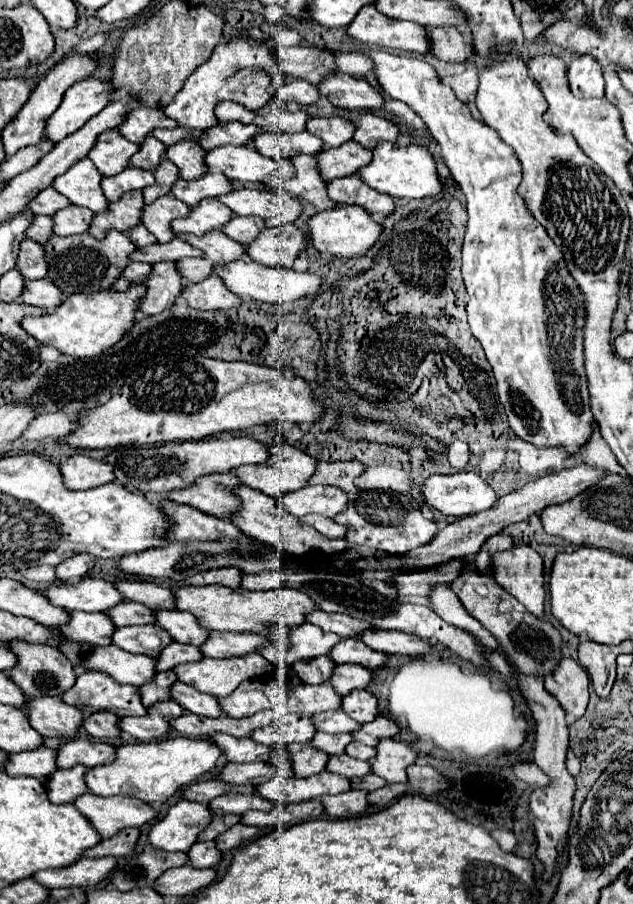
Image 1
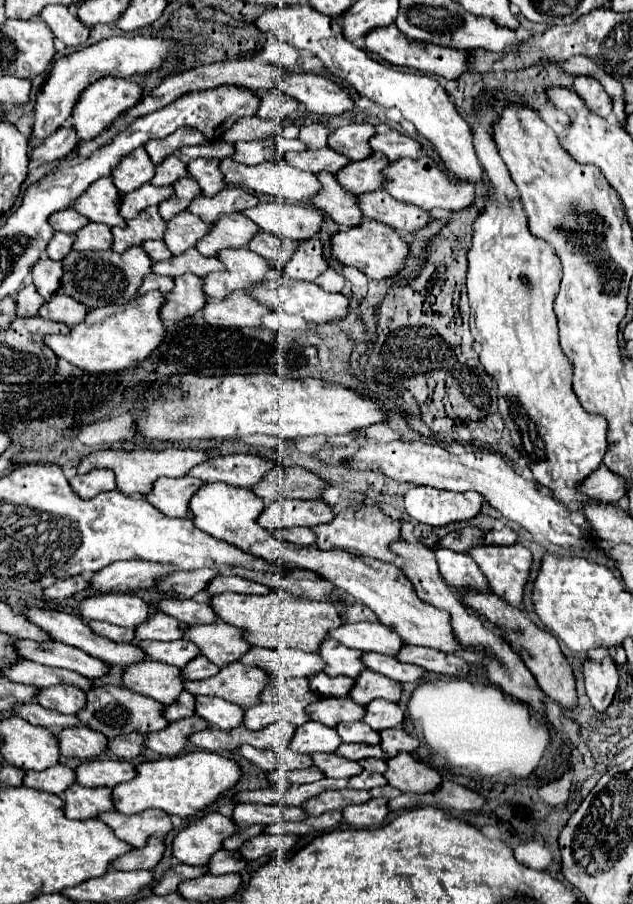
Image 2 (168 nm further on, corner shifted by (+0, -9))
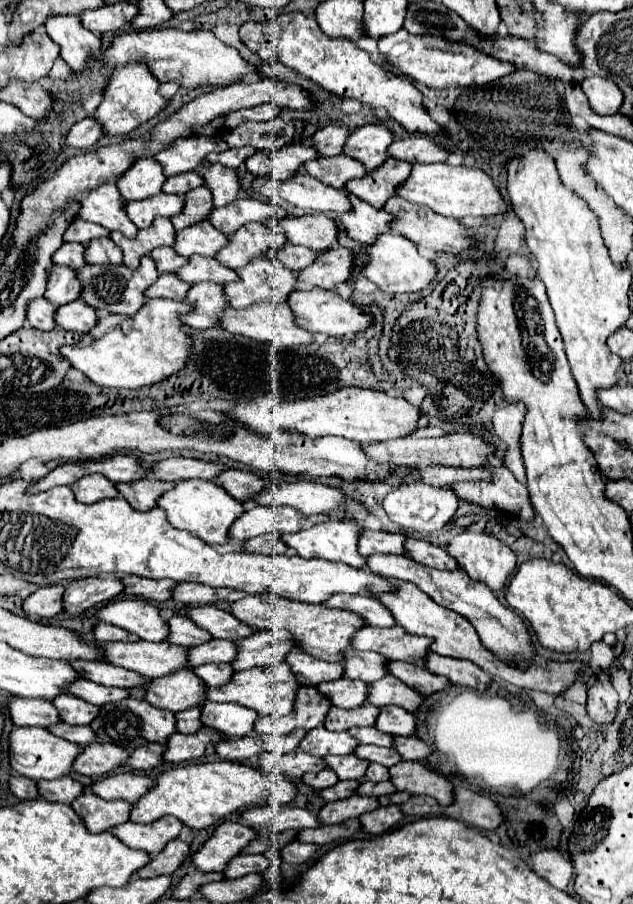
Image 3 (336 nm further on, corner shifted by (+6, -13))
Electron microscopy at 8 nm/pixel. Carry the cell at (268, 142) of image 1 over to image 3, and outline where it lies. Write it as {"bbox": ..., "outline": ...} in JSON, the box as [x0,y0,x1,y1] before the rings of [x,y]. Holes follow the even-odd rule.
{"bbox":[301,154,367,186],"outline":[[[345,154],[331,156],[331,158],[319,156],[315,160],[305,162],[301,170],[311,174],[313,178],[319,178],[321,182],[327,182],[329,186],[345,186],[347,180],[361,178],[367,174],[367,168],[361,162]]]}

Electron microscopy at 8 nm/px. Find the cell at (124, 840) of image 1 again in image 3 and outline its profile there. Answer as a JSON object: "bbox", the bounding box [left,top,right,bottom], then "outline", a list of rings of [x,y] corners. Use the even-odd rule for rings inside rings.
{"bbox":[137,840,189,878],"outline":[[[171,840],[167,842],[167,846],[155,854],[151,858],[151,862],[147,866],[143,866],[141,872],[137,872],[139,878],[153,878],[153,876],[161,876],[161,874],[173,874],[177,870],[177,866],[183,862],[183,858],[189,852],[189,844],[181,842],[181,840]]]}

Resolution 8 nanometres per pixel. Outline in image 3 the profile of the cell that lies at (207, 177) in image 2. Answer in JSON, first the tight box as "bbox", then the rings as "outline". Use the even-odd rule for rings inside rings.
{"bbox":[199,164,239,206],"outline":[[[207,164],[207,166],[201,166],[199,174],[203,176],[205,186],[211,190],[215,206],[225,206],[237,198],[239,182],[233,168],[227,168],[221,164]]]}

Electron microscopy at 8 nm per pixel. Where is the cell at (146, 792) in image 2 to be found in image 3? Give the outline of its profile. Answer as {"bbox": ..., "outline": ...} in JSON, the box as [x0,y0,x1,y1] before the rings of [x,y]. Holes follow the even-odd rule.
{"bbox":[131,762,279,828],"outline":[[[203,762],[203,764],[185,764],[155,776],[155,786],[139,802],[131,804],[131,822],[153,822],[161,816],[175,816],[189,828],[207,828],[217,824],[227,814],[237,808],[259,804],[261,800],[275,798],[279,802],[279,784],[269,782],[259,770],[241,764],[241,762]]]}

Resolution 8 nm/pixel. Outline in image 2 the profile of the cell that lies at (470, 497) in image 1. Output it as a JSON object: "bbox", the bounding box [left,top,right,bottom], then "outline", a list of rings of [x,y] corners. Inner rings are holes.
{"bbox":[403,486,483,528],"outline":[[[415,486],[403,496],[403,506],[409,518],[437,528],[475,518],[481,504],[483,500],[477,492],[447,492],[429,486]]]}

